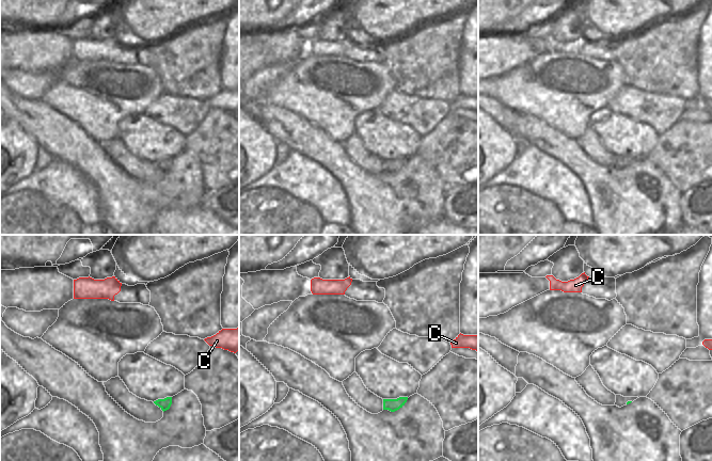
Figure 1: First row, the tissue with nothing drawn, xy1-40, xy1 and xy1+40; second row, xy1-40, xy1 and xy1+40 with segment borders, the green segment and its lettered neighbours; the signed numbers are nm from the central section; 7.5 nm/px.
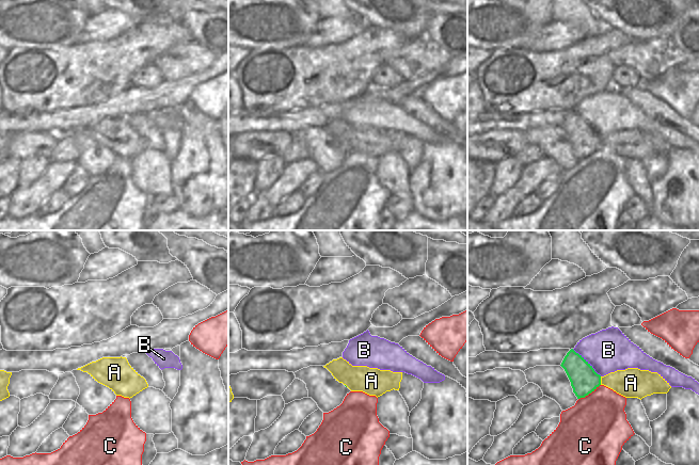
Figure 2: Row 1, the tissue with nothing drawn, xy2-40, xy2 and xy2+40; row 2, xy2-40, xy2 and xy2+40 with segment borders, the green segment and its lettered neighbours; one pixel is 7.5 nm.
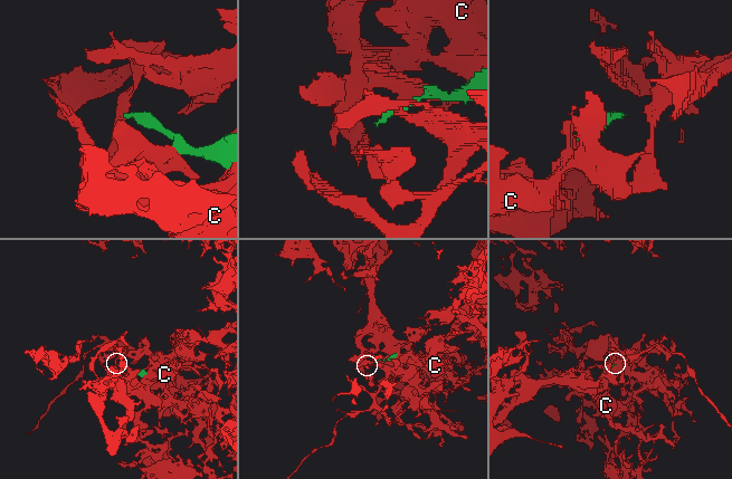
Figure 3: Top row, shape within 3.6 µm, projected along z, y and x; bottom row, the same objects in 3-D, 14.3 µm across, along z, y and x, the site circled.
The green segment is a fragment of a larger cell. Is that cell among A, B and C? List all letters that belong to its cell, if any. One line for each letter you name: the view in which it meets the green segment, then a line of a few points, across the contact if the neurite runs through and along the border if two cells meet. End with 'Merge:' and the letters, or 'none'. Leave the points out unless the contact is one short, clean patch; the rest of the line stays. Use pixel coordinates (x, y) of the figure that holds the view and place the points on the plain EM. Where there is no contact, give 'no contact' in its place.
Merge: none

